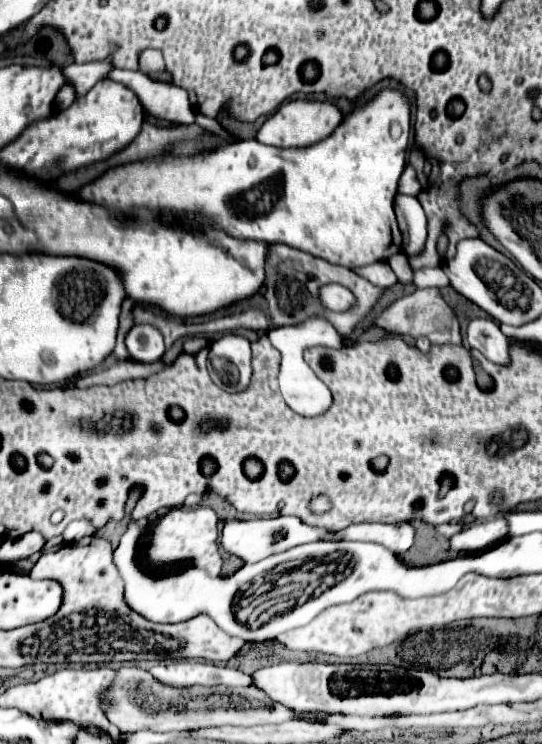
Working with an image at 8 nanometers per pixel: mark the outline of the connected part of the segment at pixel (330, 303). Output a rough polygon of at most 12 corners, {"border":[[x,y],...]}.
{"border":[[344,286],[322,288],[322,304],[335,312],[349,310],[356,296]]}

